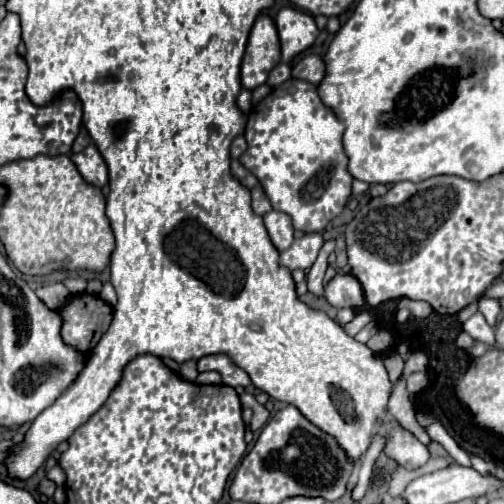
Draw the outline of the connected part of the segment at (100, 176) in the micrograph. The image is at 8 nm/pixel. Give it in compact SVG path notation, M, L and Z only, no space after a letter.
M94 144L86 146L80 154L74 154L72 162L78 166L78 172L82 174L82 178L88 184L94 184L94 186L102 188L108 182L106 162L104 162L104 158L100 156L100 152Z

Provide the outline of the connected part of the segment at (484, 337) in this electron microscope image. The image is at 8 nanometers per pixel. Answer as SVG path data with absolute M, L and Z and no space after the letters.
M476 312L474 316L470 316L462 324L462 330L466 334L470 334L474 340L480 340L480 342L484 342L488 346L494 346L494 330L492 330L492 326L486 324L486 320L484 320L484 316L480 312Z

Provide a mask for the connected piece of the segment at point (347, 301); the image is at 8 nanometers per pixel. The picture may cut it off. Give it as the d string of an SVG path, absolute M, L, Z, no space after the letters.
M338 272L326 286L324 298L334 308L362 308L366 304L364 290L352 274Z

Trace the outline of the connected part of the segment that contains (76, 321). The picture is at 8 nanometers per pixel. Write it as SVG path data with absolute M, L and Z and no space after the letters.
M80 294L62 308L62 338L80 352L90 352L112 322L112 308L98 296Z

